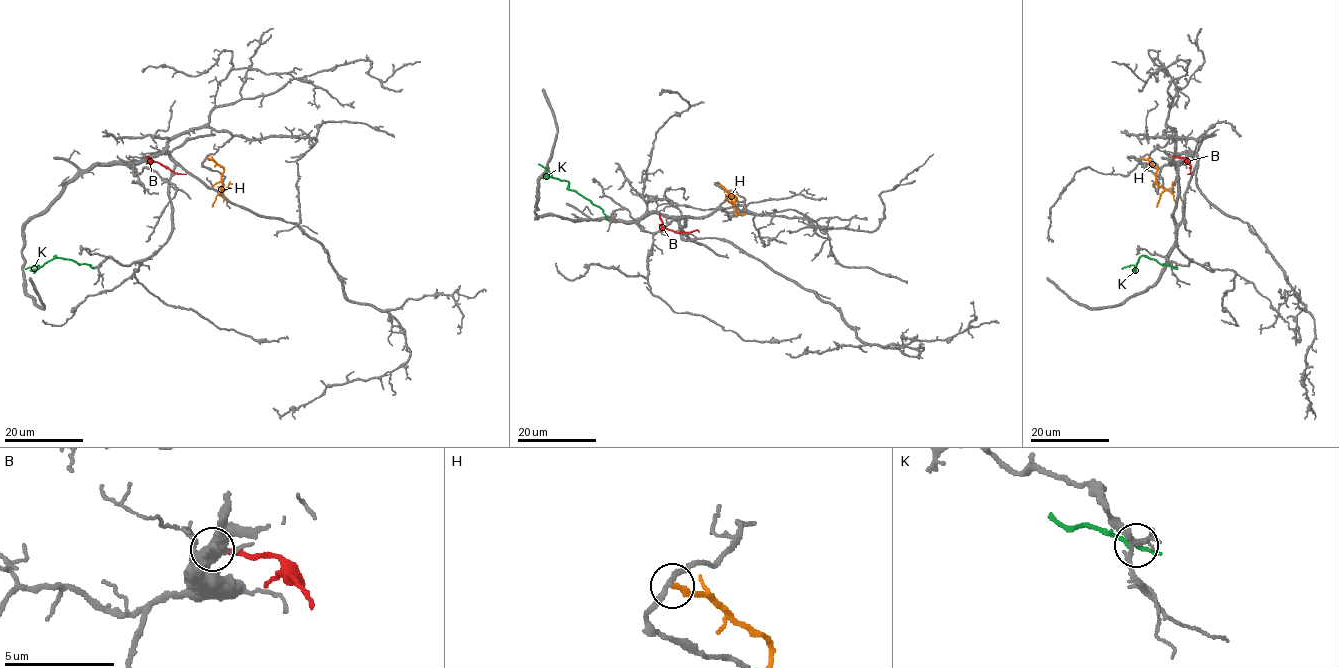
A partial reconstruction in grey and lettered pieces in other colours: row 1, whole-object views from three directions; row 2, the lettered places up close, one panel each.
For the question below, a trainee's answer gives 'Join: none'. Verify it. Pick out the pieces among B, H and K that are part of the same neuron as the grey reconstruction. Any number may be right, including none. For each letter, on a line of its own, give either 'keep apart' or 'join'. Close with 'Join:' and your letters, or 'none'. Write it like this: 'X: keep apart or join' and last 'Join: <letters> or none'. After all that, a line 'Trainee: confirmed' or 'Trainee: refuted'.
B: keep apart
H: keep apart
K: join
Join: K
Trainee: refuted

